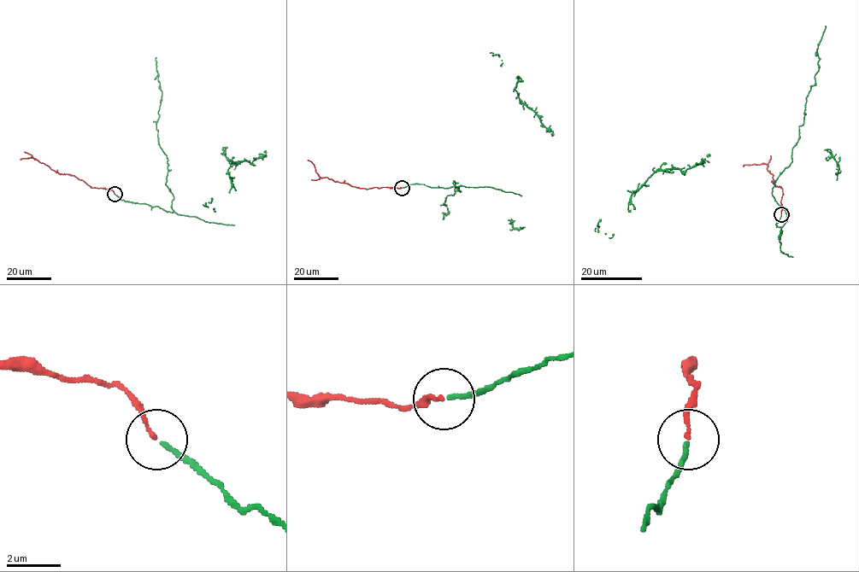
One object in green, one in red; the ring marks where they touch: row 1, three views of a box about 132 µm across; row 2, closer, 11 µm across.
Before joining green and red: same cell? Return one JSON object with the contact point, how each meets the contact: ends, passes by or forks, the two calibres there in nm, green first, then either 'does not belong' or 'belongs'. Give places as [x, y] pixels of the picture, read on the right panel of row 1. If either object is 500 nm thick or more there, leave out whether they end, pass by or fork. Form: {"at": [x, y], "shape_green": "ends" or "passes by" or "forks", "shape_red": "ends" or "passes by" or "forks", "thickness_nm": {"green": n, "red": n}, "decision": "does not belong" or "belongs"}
{"at": [781, 214], "shape_green": "ends", "shape_red": "ends", "thickness_nm": {"green": 160, "red": 120}, "decision": "belongs"}

